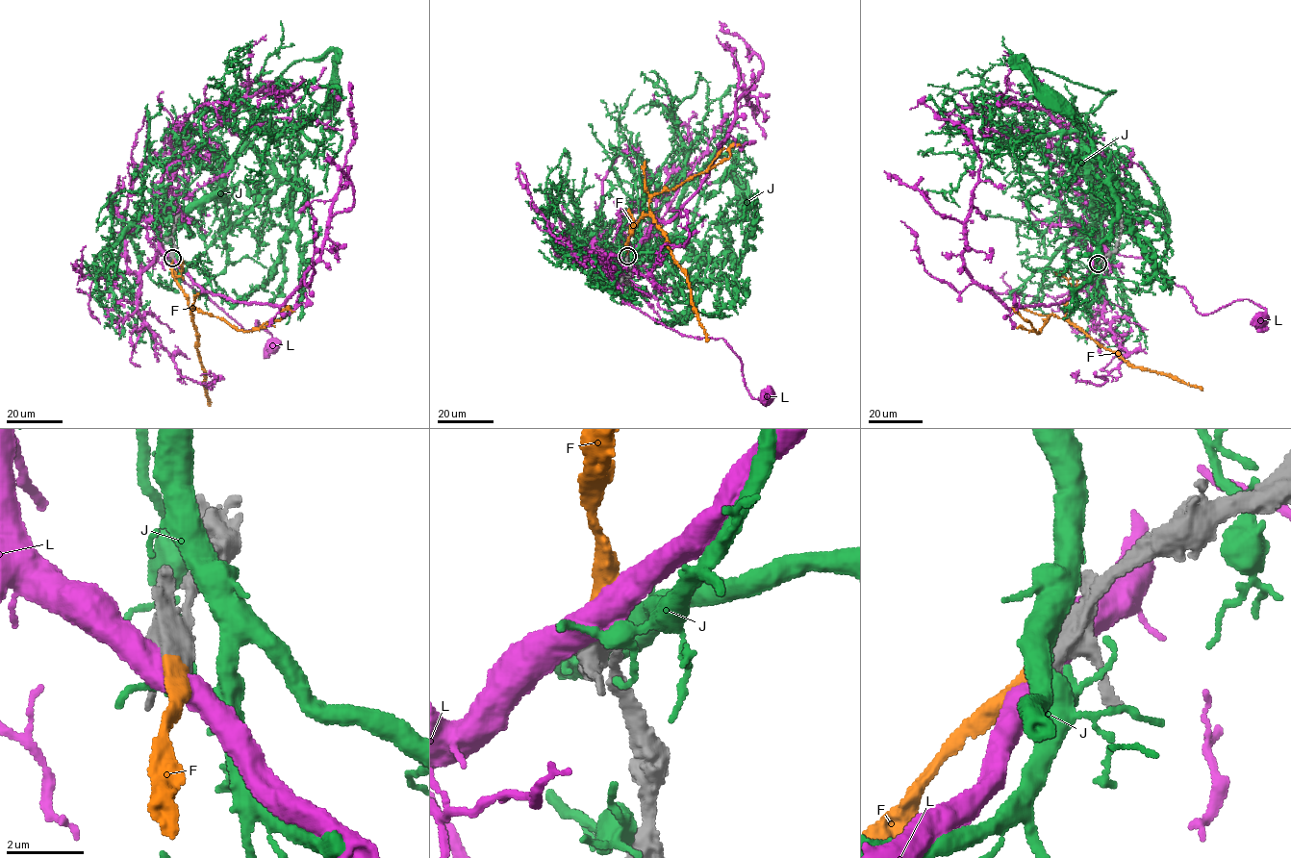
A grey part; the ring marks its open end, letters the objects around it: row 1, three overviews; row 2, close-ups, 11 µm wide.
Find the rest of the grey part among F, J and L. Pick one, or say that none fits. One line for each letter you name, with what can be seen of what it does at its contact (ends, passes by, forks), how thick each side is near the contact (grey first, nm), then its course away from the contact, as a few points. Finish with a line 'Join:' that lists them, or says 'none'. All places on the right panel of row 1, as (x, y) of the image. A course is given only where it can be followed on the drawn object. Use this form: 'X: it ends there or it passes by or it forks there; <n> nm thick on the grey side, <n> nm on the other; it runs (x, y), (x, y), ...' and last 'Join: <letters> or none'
F: it ends there; 600 nm thick on the grey side, 360 nm on the other; it runs (1098, 264), (1068, 299), (1067, 318), (1101, 345), (1136, 366), (1170, 374), (1202, 390)
Join: F

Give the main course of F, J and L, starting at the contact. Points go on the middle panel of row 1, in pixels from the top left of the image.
F: (627, 255), (628, 237), (636, 224), (648, 214), (665, 238), (672, 259), (687, 277), (691, 304), (707, 341)
J: (628, 258), (655, 253), (675, 235), (647, 269), (663, 281), (686, 252), (701, 191), (731, 169), (746, 203)
L: (627, 257), (614, 268), (624, 302), (686, 336), (722, 339), (742, 363), (749, 394), (766, 403), (768, 395)

